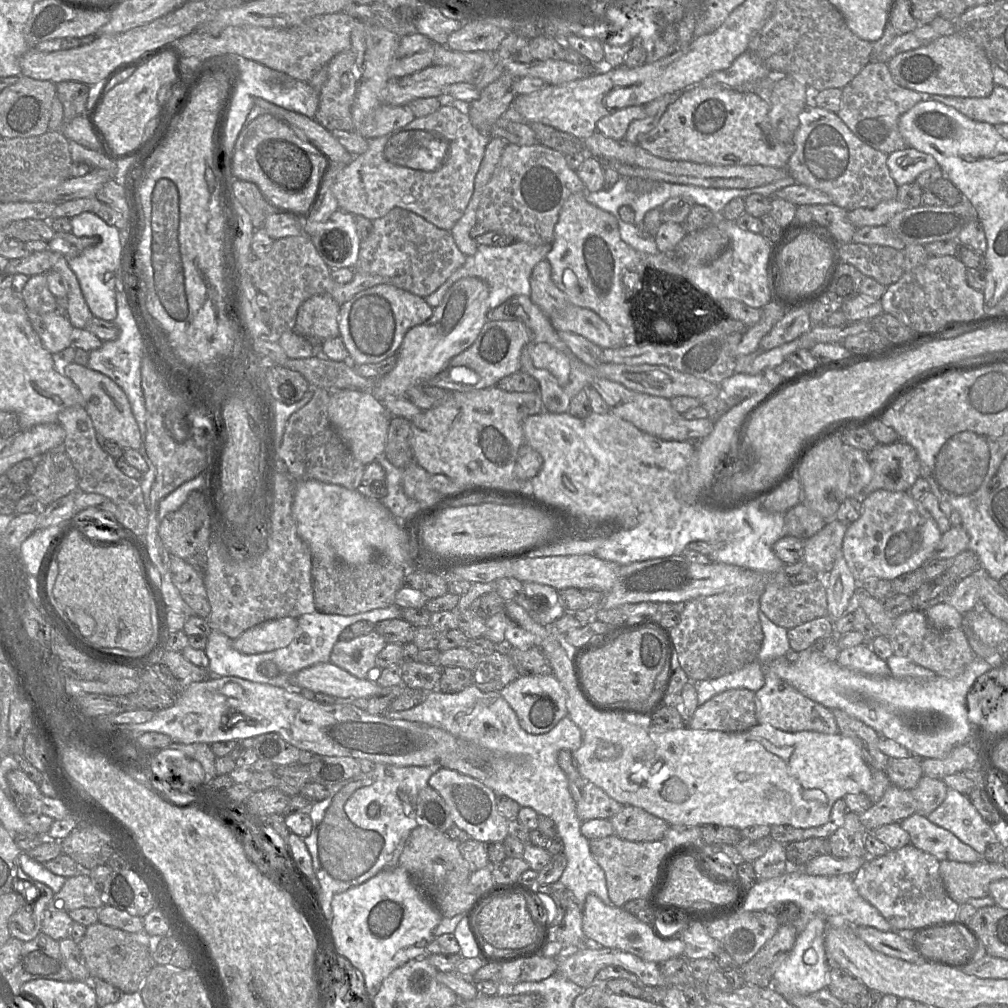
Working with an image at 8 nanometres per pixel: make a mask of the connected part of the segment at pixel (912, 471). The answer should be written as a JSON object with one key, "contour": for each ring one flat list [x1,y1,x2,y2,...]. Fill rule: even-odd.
{"contour":[[900,440,893,444,877,444,867,453,867,460,872,477,862,491,862,497,880,489,908,491,920,477,915,449]]}

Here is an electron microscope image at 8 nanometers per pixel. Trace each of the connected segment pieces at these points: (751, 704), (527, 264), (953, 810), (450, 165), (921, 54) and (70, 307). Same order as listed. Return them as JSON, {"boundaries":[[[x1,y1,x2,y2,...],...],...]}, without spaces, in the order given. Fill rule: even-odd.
{"boundaries":[[[726,690,699,705,688,728,720,732,743,732,758,724,755,692]],[[514,241,506,246,478,245,476,253,467,256,465,263,455,270,435,292,424,299,433,309,436,308,450,287,466,277,476,277,487,284,489,288,488,309,498,307,512,296,530,296,531,272,537,263,546,259,551,247,552,244,531,245,522,241]],[[948,788,944,801,926,817,973,848,980,859,987,845,998,841,991,825,981,817,969,798,956,790]],[[442,104,434,113,415,118,409,124,369,141,368,150,362,155,354,156,335,180,332,191,339,210,374,221,394,208,402,208,440,229,450,231,464,214,471,199,475,177,490,135,483,134,471,123,464,105]],[[953,31,928,45,901,53,887,66,900,86,921,94,960,98,985,98,995,87,992,63,985,51,970,38]],[[61,257,51,268,67,283,67,314,74,328,85,329,94,317,86,303,79,280,70,268,68,259]]]}

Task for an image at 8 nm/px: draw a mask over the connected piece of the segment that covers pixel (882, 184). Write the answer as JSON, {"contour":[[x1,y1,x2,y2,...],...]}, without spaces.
{"contour":[[809,103,800,114,800,126,794,136,795,151,788,160,789,175,797,184,808,186,827,194,832,203,852,211,858,208,874,208,884,201,897,198,898,185,888,167,888,154,878,151,860,140,837,113]]}

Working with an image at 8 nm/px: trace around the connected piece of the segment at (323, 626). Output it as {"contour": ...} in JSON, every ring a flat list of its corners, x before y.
{"contour":[[395,604,387,608,373,609,351,616,325,614,316,610,297,618,298,624,295,637,288,646,260,654,242,654,238,652,232,647,233,640,220,631,211,629,204,650,209,660,208,671,211,676,237,677,255,683,294,688,293,676,296,673,313,665,330,661,333,646,339,640,339,634,344,628,358,621,376,624,383,620,399,618,400,615,401,608]]}

